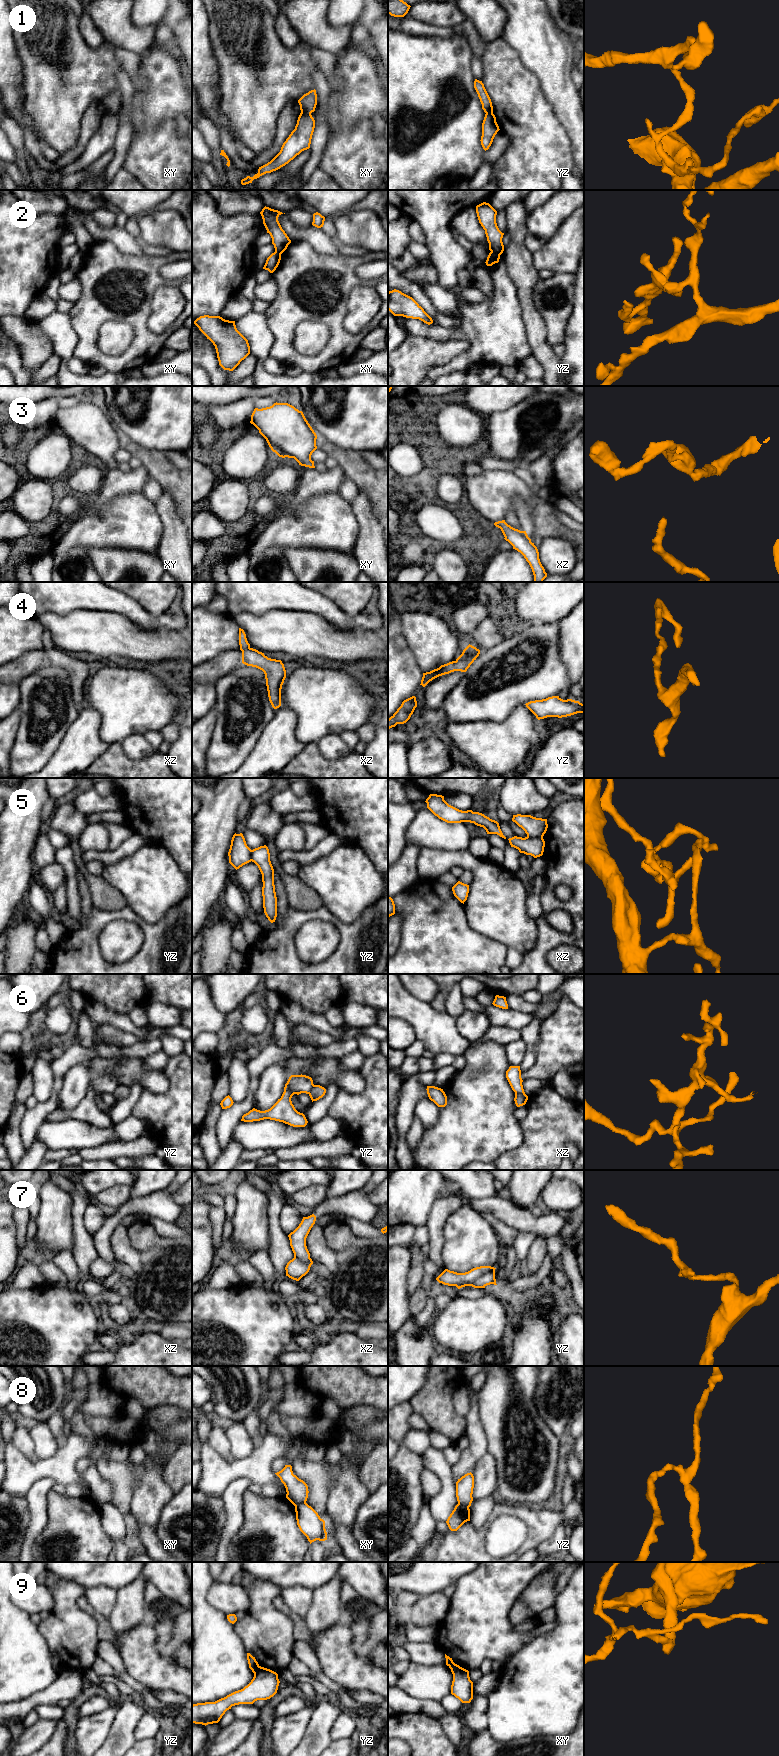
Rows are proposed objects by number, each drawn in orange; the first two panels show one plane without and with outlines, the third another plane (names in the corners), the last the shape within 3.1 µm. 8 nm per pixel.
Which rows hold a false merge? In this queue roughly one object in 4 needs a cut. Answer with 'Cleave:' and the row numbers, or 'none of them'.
Cleave: 1, 2, 5, 6, 7, 8, 9

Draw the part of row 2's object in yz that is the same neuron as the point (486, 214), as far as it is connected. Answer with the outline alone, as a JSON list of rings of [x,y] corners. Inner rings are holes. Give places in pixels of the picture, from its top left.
[[[483,202],[476,206],[476,213],[479,223],[485,230],[489,250],[501,255],[504,251],[502,242],[504,233],[499,230],[496,223],[497,211],[489,203]]]

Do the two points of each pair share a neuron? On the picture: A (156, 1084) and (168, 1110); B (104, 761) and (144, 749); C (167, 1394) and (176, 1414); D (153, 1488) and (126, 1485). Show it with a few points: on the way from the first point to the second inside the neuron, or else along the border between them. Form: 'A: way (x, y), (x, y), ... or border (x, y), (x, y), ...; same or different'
A: border (169, 1080), (164, 1092), (142, 1089); different
B: border (119, 743), (132, 759), (141, 760), (150, 754); different
C: border (181, 1408), (175, 1405), (159, 1404), (149, 1411); different
D: border (142, 1464), (144, 1469), (133, 1480), (130, 1509); different

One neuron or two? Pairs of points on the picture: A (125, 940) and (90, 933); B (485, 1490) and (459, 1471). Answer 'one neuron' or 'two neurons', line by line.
A: two neurons
B: two neurons

